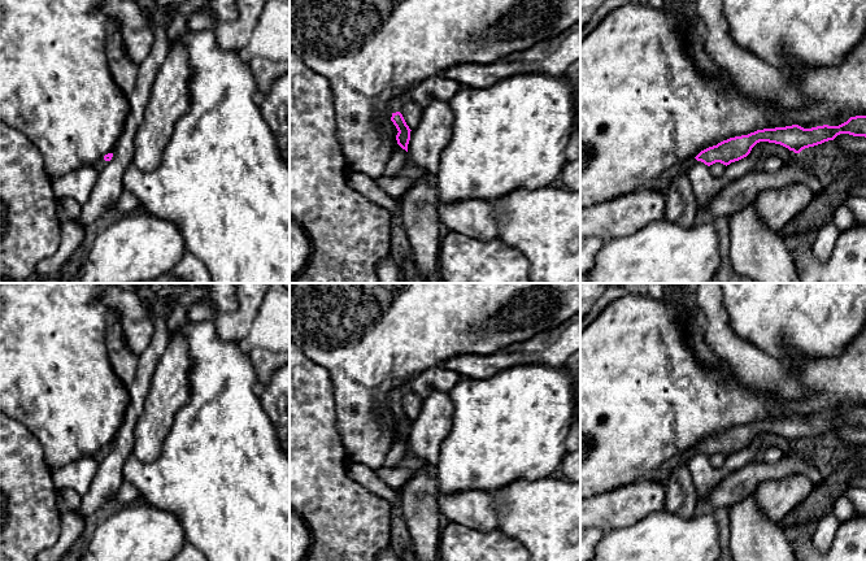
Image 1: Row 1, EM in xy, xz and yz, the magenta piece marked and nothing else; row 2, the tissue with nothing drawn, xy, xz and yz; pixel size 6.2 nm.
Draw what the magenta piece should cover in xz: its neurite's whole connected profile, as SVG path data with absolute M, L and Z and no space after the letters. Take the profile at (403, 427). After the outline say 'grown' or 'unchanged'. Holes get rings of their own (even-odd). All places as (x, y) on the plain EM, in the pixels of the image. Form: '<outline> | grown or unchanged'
M393 390L390 393L388 399L390 399L390 403L392 404L391 412L393 413L393 416L396 417L396 419L399 422L396 426L397 435L408 443L408 435L410 431L412 421L406 416L402 405L399 403L402 393L404 393L404 390Z | grown

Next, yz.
M866 406L850 408L839 417L817 417L804 419L798 416L763 419L748 426L730 429L701 442L695 449L710 457L715 453L730 456L747 448L752 439L760 432L780 435L795 444L802 440L834 431L840 425L866 429Z | unchanged

